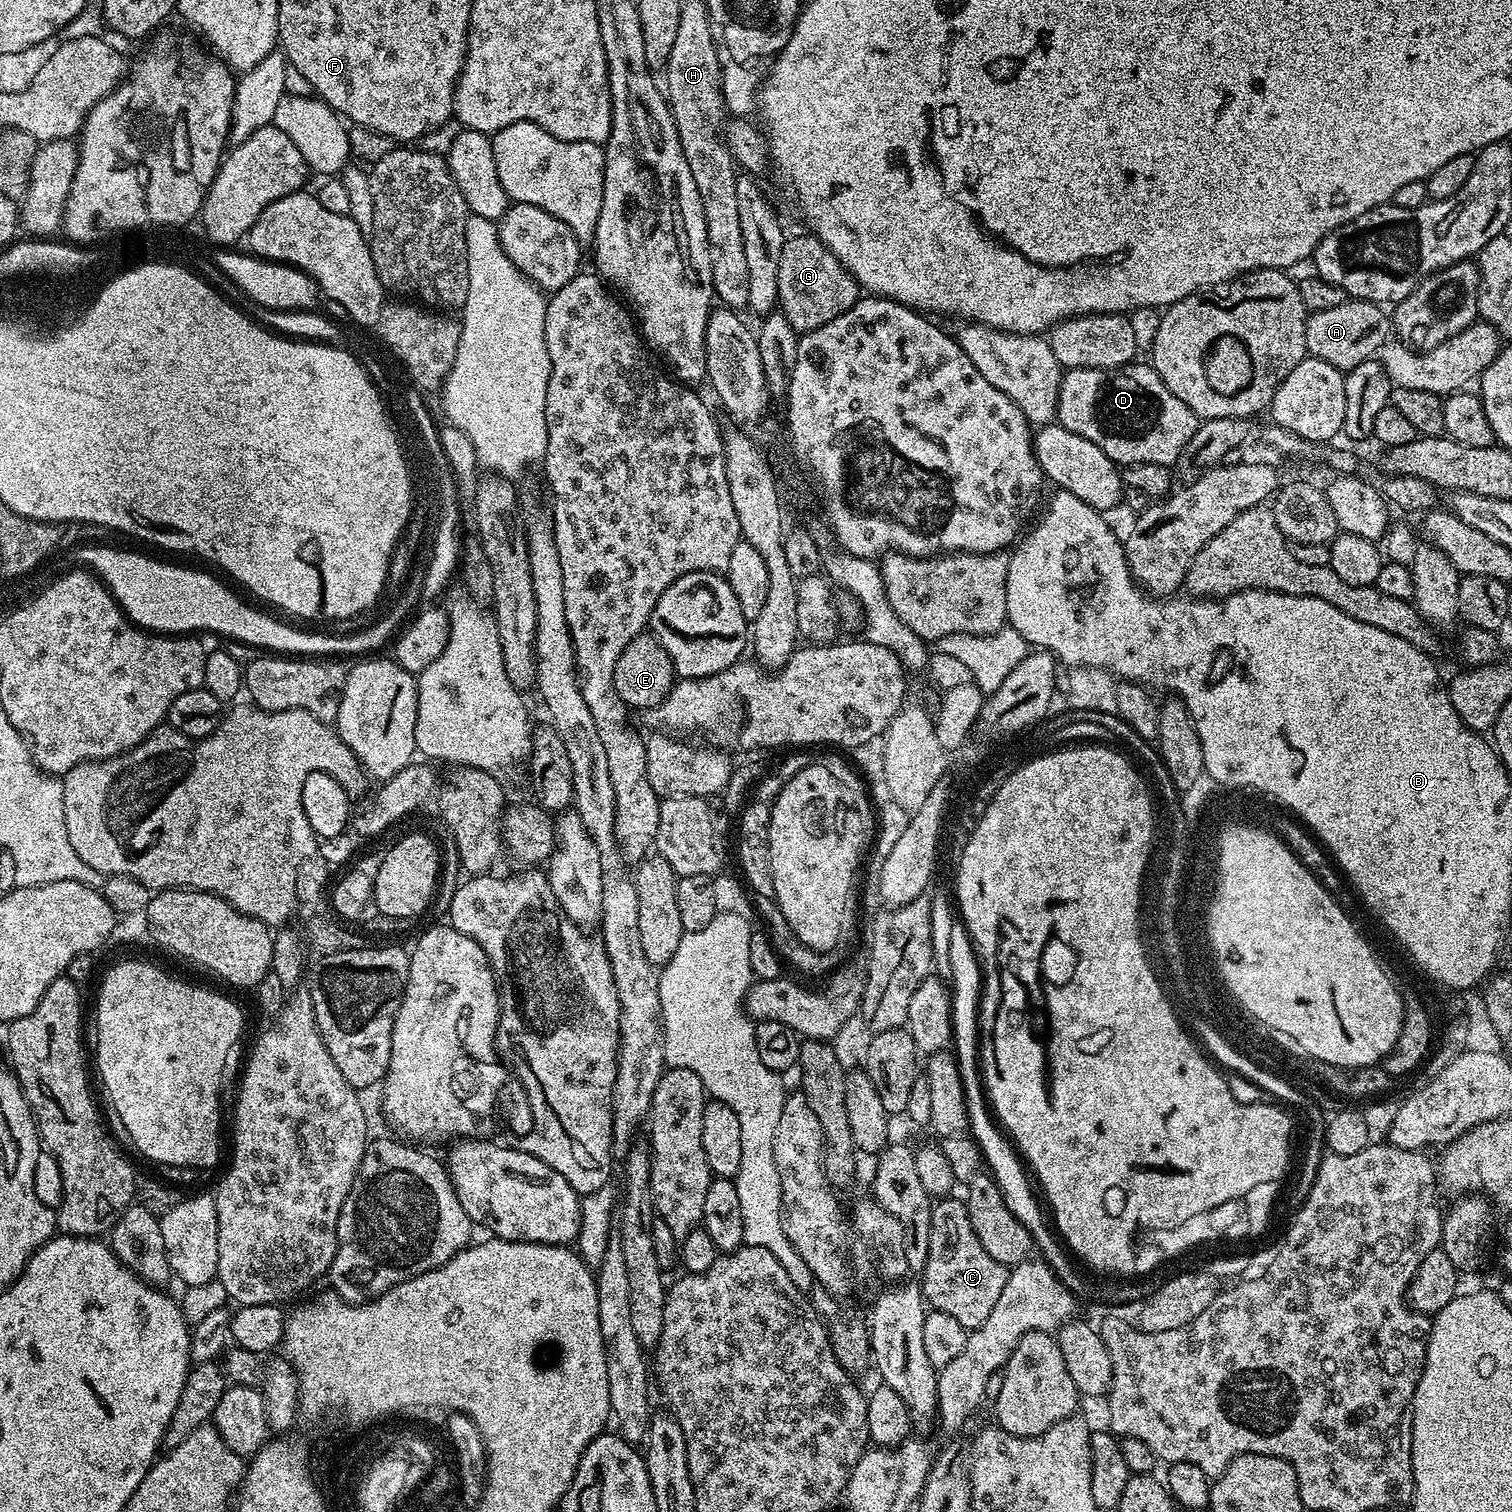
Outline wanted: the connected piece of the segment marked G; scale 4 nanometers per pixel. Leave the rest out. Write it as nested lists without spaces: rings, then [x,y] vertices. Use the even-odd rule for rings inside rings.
[[[789,235],[785,239],[782,258],[778,261],[778,308],[797,334],[826,326],[826,322],[838,318],[838,314],[846,314],[861,296],[860,283],[817,236]]]

